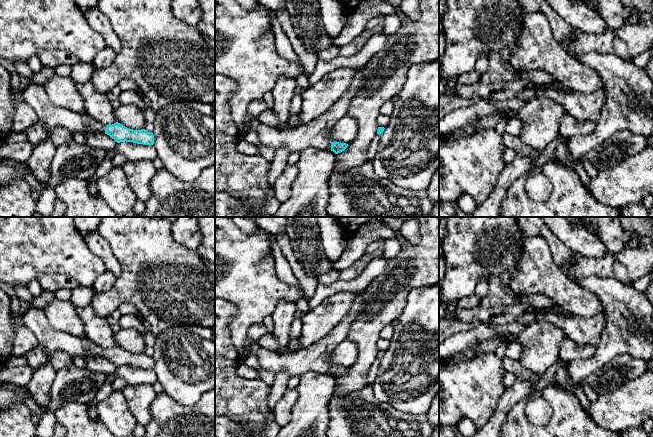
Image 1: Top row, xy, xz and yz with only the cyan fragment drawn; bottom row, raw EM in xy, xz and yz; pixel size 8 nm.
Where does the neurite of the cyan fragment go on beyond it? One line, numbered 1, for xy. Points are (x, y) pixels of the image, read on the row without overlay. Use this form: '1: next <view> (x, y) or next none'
1: next xy (50, 340)

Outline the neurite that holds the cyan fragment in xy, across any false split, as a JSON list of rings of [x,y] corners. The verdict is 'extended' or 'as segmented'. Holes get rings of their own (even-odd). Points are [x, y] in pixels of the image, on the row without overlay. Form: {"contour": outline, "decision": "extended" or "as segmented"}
{"contour": [[[34,306],[29,307],[22,316],[24,325],[36,336],[38,349],[50,355],[58,350],[68,353],[71,357],[101,356],[109,359],[117,367],[133,366],[143,369],[153,369],[154,359],[145,353],[133,354],[116,346],[112,349],[102,348],[92,343],[86,337],[75,337],[54,329],[48,322],[44,310]]], "decision": "extended"}

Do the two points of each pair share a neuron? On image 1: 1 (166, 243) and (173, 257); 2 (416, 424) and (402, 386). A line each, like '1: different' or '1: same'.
1: same
2: different

